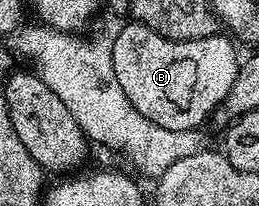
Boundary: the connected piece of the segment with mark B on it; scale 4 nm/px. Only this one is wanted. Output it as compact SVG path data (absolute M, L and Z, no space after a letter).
M128 23L118 30L117 37L111 40L111 47L115 78L119 78L119 86L123 86L123 94L127 94L131 106L135 106L143 118L155 122L155 126L163 126L163 130L200 129L209 114L224 103L237 77L239 55L233 49L234 41L225 34L202 40L168 40L163 34L155 34L151 26Z

